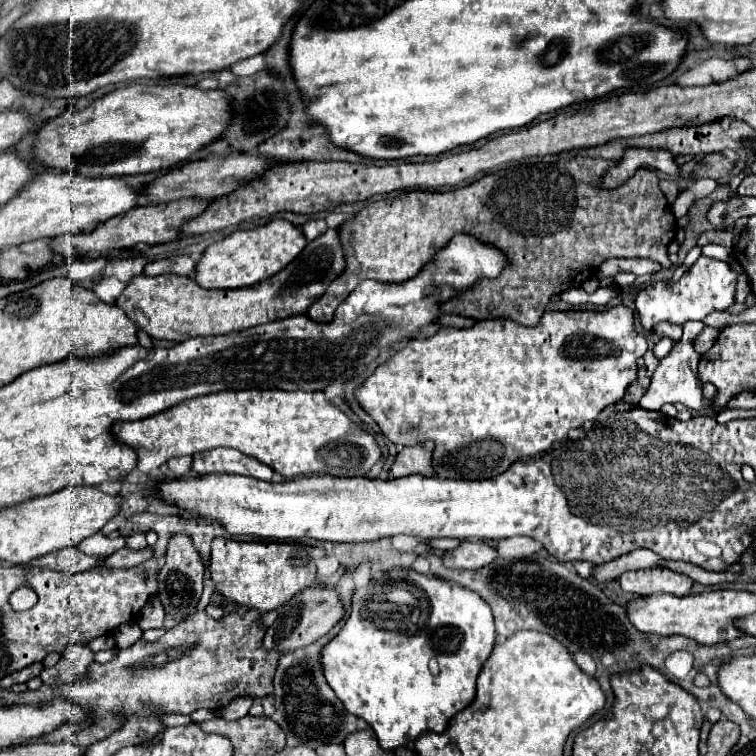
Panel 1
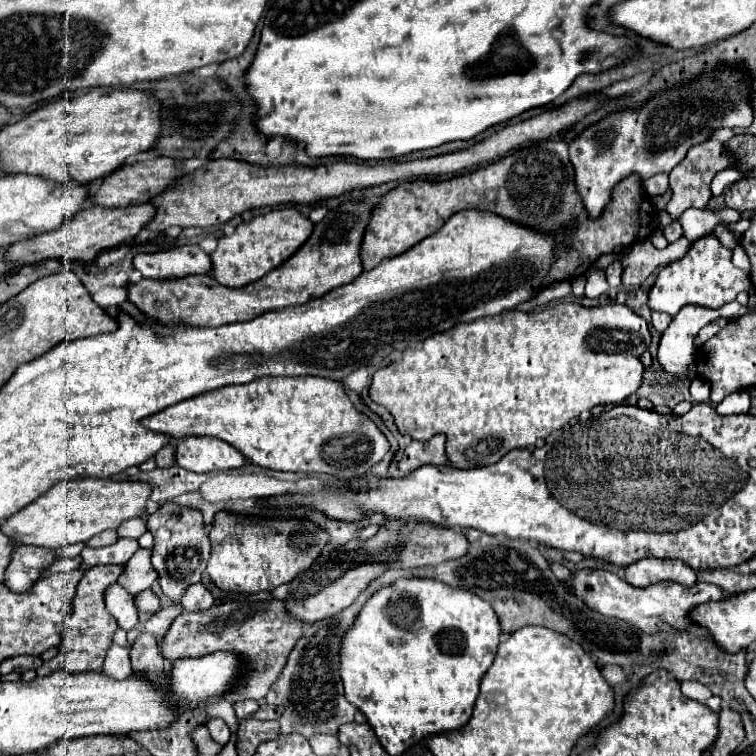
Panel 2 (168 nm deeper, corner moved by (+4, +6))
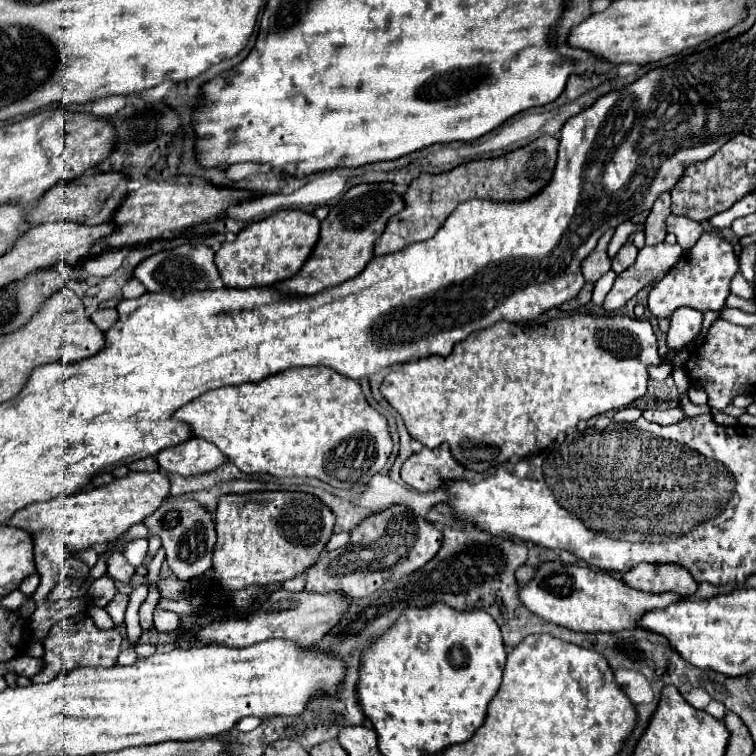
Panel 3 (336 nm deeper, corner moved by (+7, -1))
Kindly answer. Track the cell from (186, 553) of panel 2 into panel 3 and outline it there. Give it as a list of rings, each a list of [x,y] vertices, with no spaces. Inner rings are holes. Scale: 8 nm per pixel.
[[[166,499],[152,515],[144,519],[150,535],[160,537],[162,549],[166,551],[166,563],[176,579],[192,581],[204,575],[212,567],[212,549],[216,543],[214,519],[202,505],[196,501],[182,501],[182,499]]]

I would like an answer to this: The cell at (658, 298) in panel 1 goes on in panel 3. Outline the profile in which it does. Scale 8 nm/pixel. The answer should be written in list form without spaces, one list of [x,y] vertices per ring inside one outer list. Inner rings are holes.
[[[706,231],[698,243],[686,251],[680,261],[652,287],[648,309],[654,317],[670,317],[680,307],[692,307],[702,313],[722,311],[730,295],[732,277],[738,273],[738,261],[732,243],[716,231]]]

